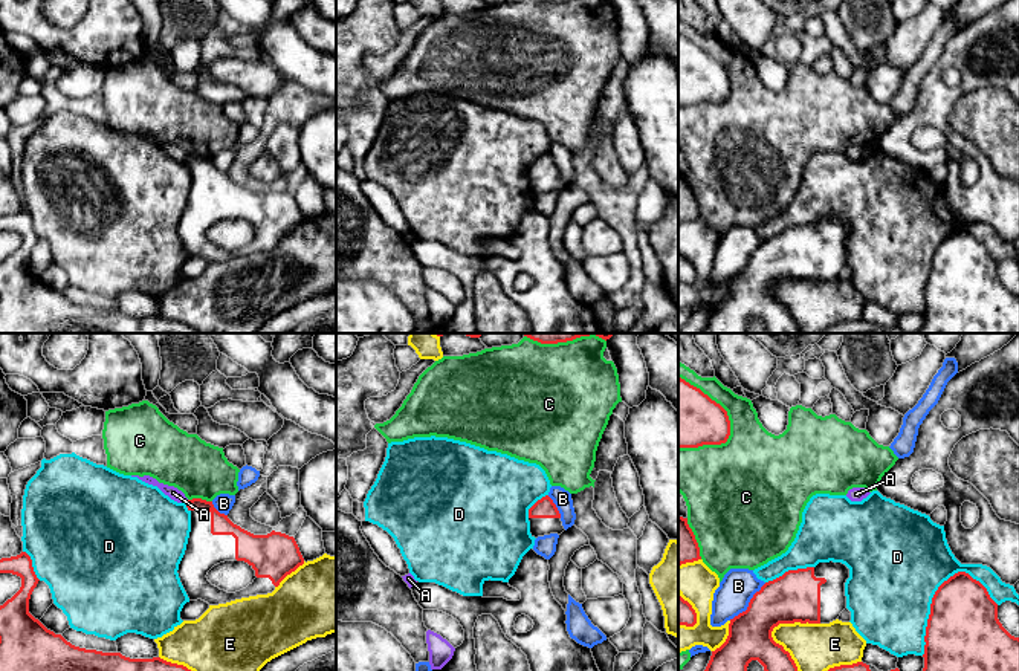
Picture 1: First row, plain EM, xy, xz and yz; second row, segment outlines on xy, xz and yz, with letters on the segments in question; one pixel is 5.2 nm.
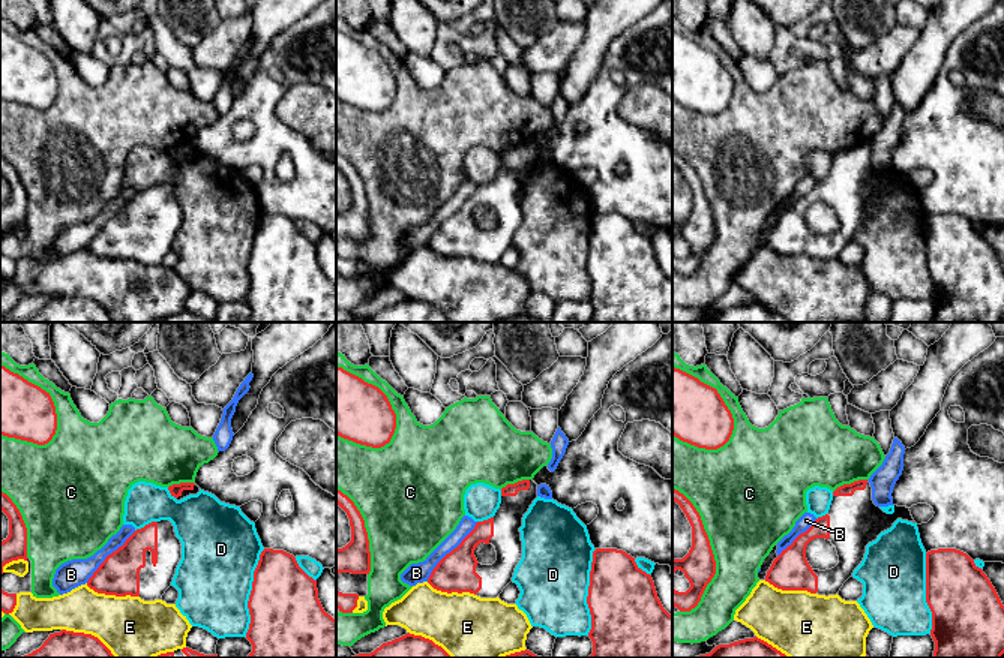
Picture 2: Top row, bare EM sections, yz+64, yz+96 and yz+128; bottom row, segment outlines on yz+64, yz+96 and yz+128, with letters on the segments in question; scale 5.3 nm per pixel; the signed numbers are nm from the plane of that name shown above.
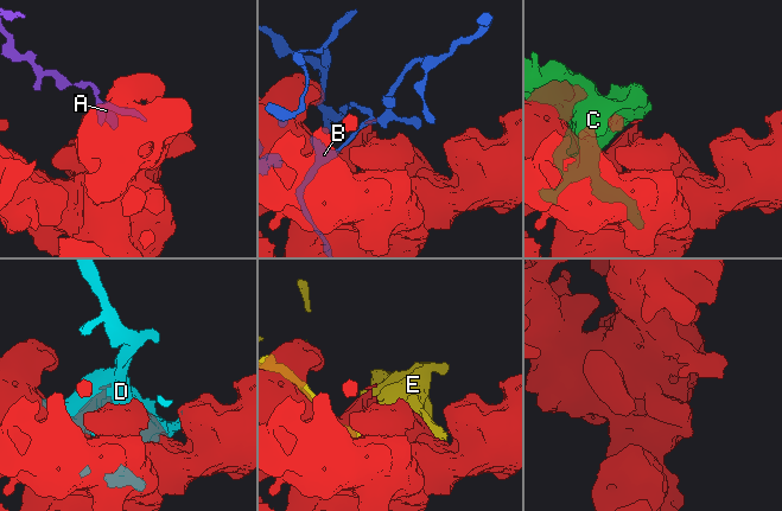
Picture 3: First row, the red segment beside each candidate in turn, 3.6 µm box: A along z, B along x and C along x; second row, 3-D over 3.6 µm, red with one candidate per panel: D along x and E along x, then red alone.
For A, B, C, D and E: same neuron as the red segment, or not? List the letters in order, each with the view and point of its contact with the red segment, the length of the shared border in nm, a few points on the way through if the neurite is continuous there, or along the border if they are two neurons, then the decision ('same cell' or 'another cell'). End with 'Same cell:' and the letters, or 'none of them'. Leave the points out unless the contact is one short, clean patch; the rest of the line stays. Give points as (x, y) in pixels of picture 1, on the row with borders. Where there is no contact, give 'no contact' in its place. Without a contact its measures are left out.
A: meets red in xy at (187, 502); contact 30 nm long; border along xy (187, 499), (185, 503); another cell
B: meets red in yz at (749, 604); contact 280 nm long; another cell
C: meets red in yz at (718, 404); contact 440 nm long; another cell
D: meets red in yz at (931, 607); contact 500 nm long; another cell
E: meets red in yz at (775, 625); contact 280 nm long; another cell
Same cell: none of them

